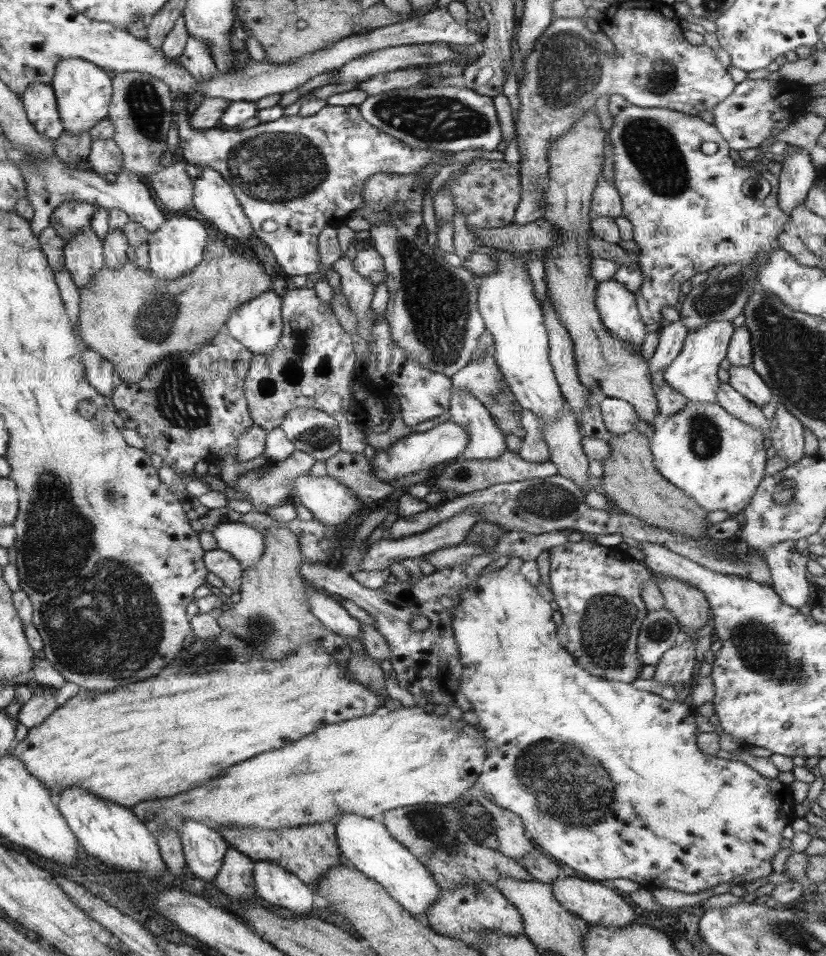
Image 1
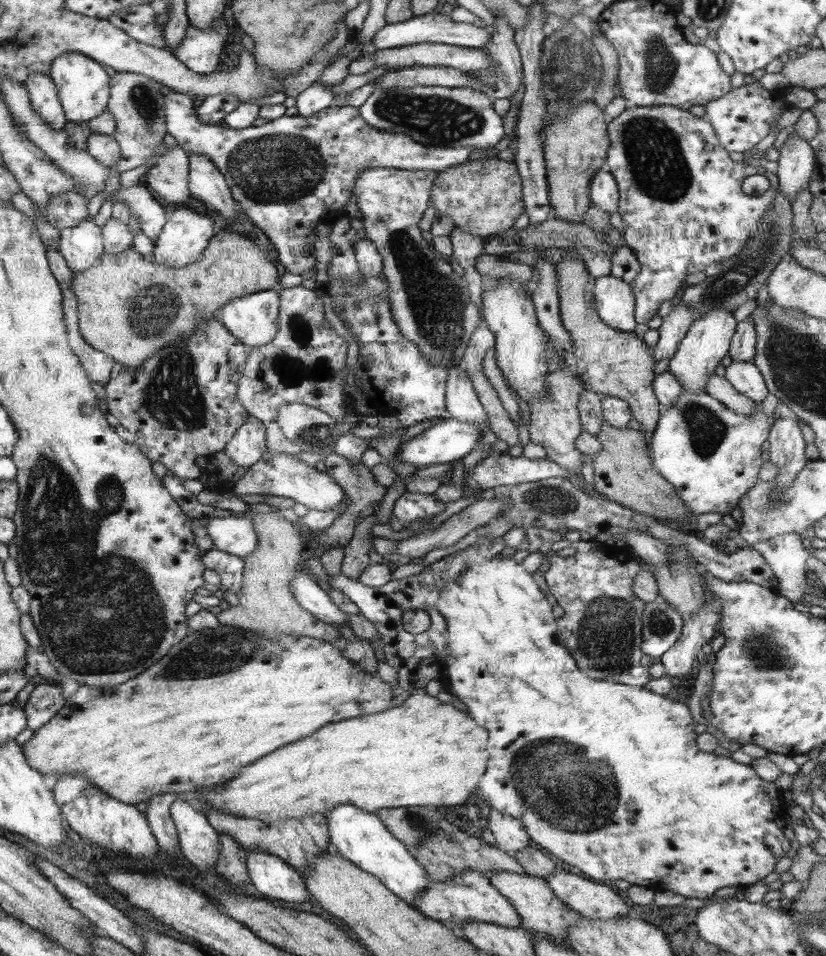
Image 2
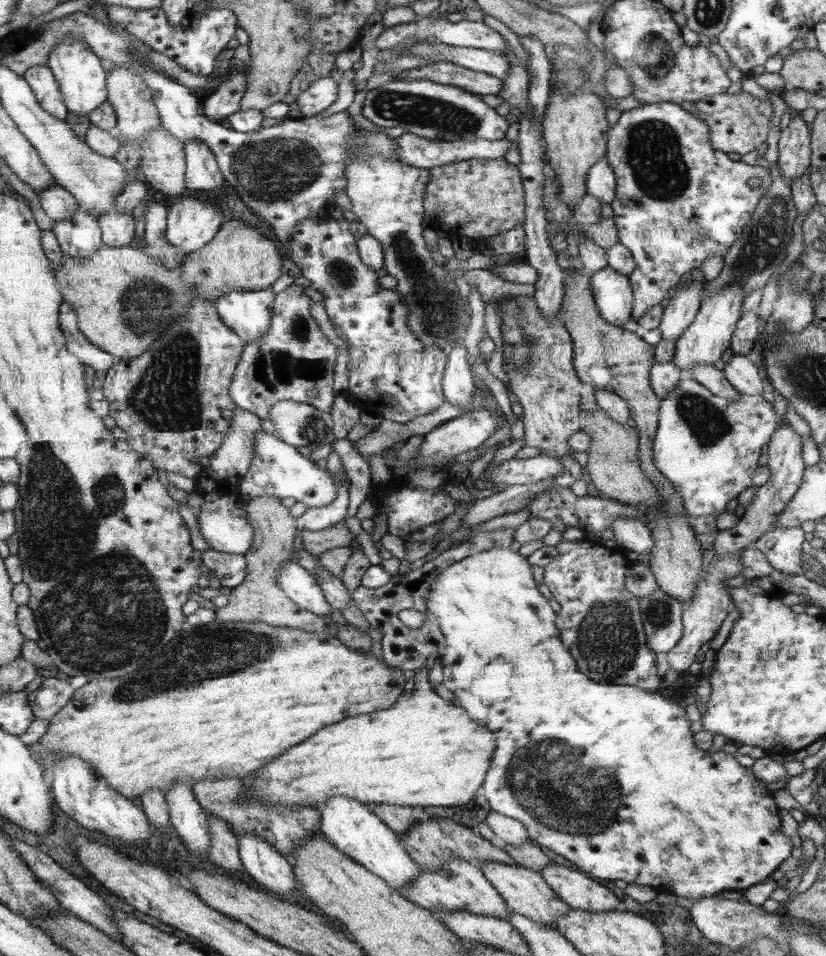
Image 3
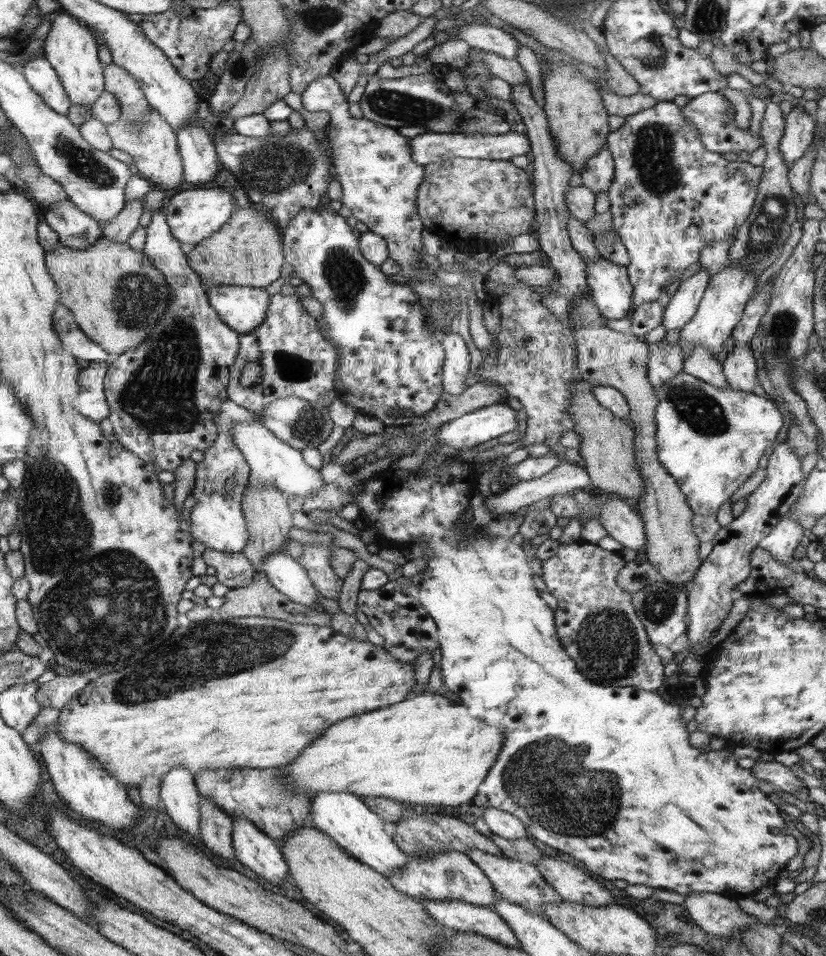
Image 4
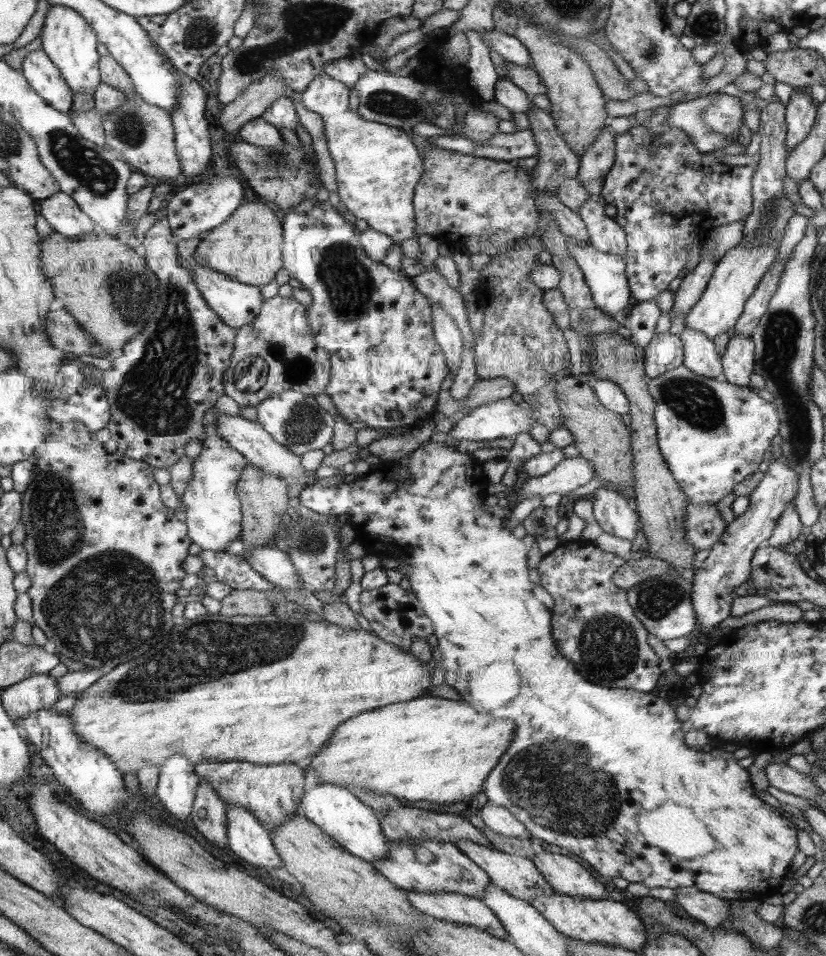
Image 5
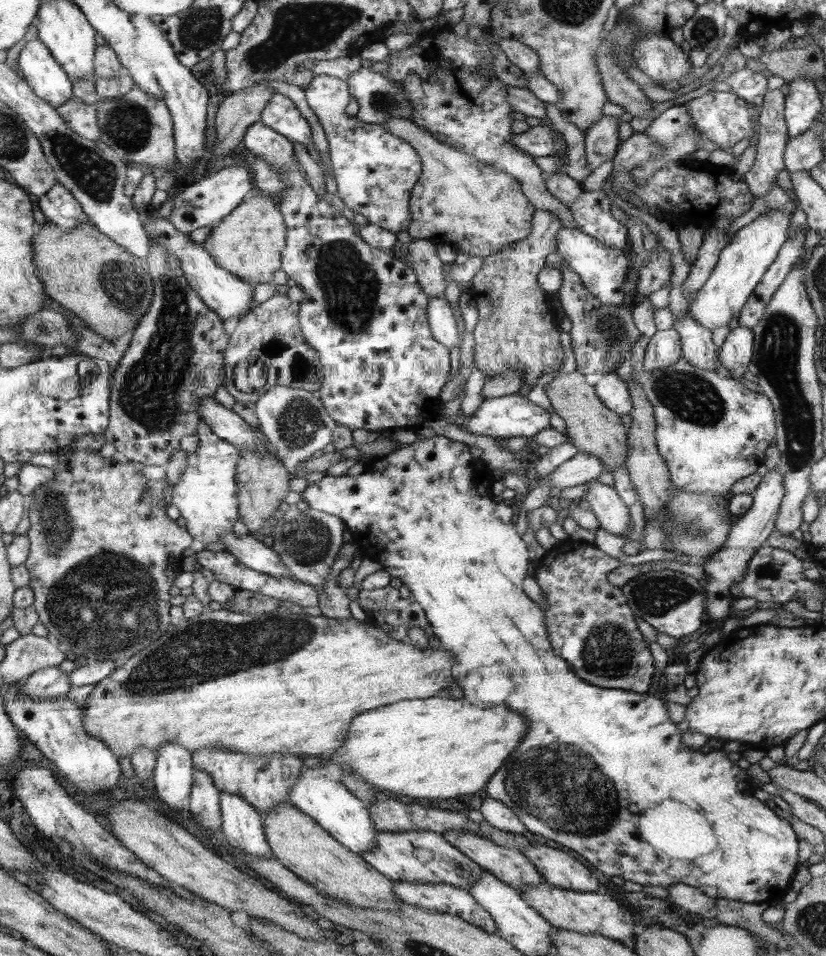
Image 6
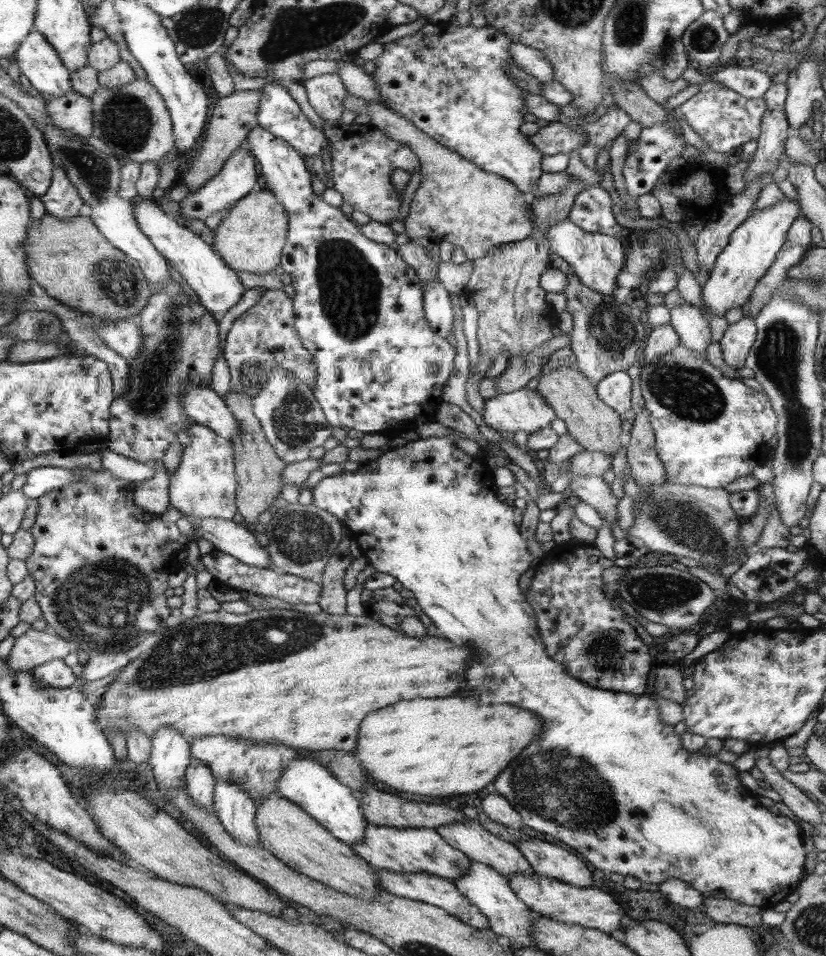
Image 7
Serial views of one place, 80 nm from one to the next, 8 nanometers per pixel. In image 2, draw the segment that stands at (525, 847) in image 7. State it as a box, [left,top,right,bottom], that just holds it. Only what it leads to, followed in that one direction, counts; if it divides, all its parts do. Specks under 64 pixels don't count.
[546,869,628,920]

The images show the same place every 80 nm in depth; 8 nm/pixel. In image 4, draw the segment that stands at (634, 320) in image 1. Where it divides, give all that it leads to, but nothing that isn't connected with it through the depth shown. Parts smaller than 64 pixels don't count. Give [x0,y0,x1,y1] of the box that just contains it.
[584,257,634,320]

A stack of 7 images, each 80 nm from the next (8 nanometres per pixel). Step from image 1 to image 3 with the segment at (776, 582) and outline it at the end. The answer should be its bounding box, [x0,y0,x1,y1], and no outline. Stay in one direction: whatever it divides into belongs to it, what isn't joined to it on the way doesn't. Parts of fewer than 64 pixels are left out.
[752,527,805,576]

